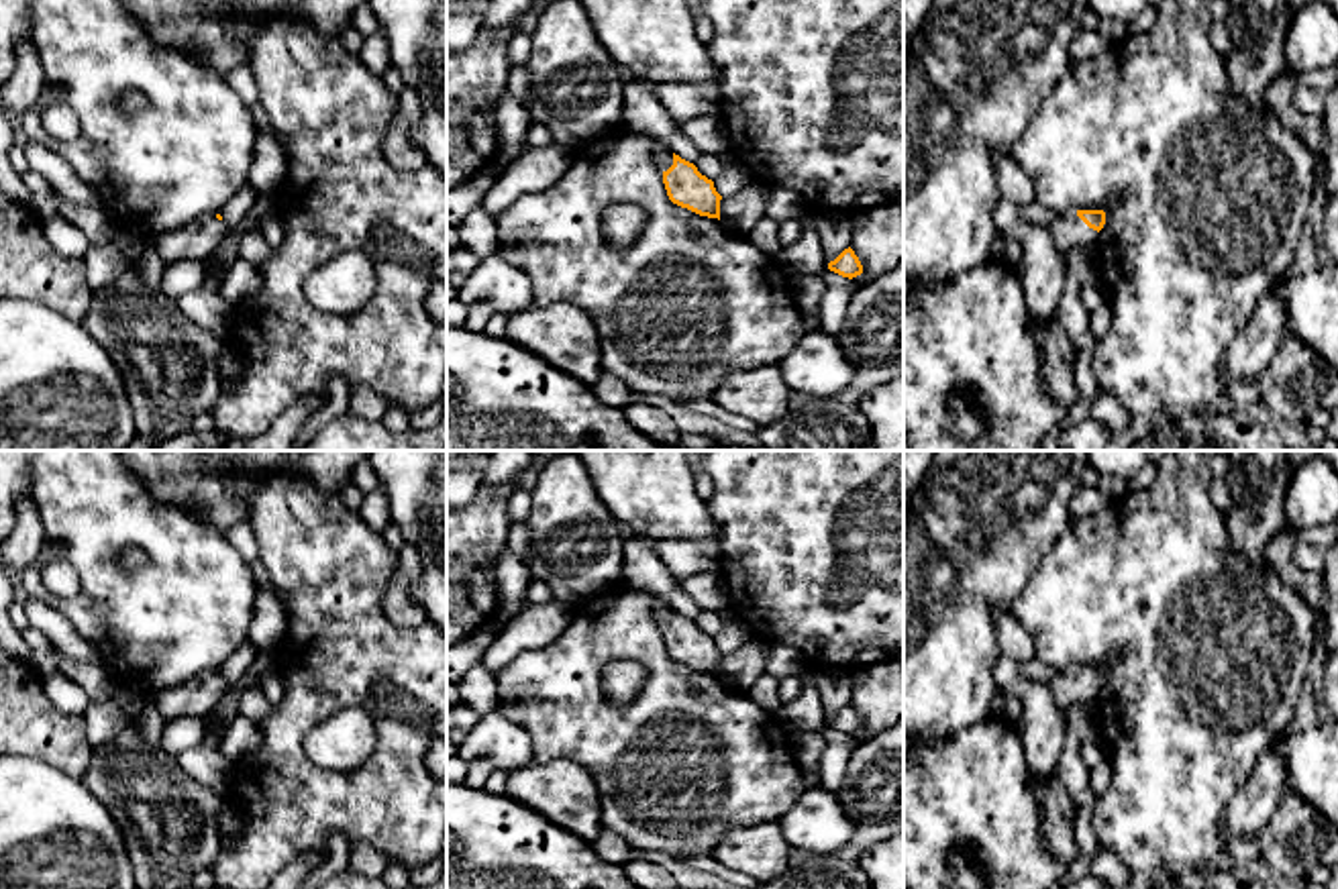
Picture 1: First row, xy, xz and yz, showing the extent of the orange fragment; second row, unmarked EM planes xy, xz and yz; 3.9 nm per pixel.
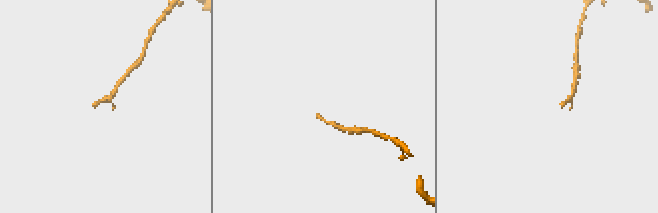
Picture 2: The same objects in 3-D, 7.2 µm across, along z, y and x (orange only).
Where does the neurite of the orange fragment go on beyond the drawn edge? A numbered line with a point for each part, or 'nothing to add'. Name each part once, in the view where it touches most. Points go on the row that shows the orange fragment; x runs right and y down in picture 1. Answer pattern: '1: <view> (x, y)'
1: yz (1069, 231)

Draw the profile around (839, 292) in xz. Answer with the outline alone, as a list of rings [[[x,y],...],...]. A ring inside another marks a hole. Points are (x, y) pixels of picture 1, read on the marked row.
[[[826,269],[822,279],[826,290],[820,300],[818,328],[824,334],[836,336],[844,326],[846,310],[857,287],[848,277],[842,277],[830,269]]]

